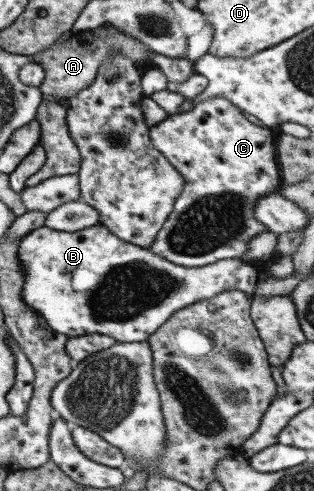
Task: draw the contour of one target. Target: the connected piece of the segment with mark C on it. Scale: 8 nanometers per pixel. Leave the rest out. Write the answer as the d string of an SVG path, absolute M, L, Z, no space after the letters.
M213 97L212 99L205 99L200 103L192 102L190 107L186 108L185 111L181 111L176 115L169 115L166 120L158 123L156 126L152 126L150 128L150 140L154 148L178 170L178 173L182 174L183 179L186 181L186 185L184 185L180 197L176 199L173 210L170 212L168 219L164 222L162 229L158 232L153 245L146 248L150 248L154 255L158 255L158 257L162 257L162 259L166 259L166 261L170 261L170 263L174 263L174 265L182 265L182 267L190 268L204 267L204 265L211 265L216 261L240 258L240 256L246 254L246 252L249 251L249 243L251 243L259 233L268 230L255 216L256 202L258 202L262 196L266 196L266 194L277 192L282 183L279 165L277 164L275 142L274 139L272 139L271 131L264 125L248 121L242 114L241 109L236 107L231 101L223 97Z

